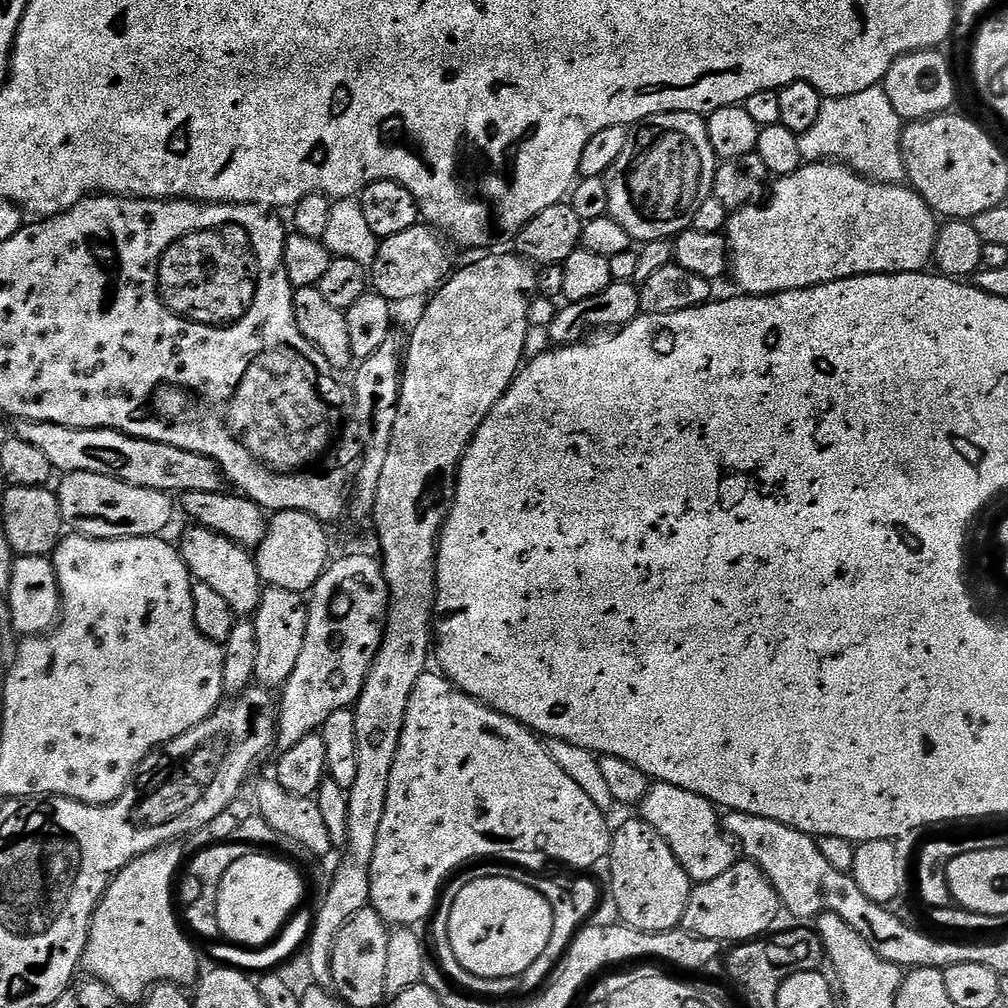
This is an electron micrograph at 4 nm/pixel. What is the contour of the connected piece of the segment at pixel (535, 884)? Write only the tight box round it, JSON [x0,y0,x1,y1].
[430,863,602,998]

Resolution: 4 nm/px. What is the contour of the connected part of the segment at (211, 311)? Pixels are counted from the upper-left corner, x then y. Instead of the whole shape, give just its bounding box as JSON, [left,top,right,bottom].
[159,222,259,331]

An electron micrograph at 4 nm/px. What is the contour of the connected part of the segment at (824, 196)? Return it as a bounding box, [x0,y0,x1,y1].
[726,162,938,296]

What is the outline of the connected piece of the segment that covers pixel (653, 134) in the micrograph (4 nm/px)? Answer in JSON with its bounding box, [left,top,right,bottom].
[606,112,717,241]

